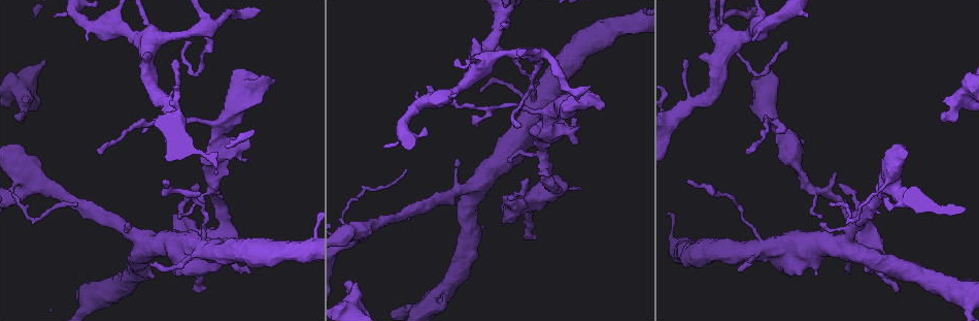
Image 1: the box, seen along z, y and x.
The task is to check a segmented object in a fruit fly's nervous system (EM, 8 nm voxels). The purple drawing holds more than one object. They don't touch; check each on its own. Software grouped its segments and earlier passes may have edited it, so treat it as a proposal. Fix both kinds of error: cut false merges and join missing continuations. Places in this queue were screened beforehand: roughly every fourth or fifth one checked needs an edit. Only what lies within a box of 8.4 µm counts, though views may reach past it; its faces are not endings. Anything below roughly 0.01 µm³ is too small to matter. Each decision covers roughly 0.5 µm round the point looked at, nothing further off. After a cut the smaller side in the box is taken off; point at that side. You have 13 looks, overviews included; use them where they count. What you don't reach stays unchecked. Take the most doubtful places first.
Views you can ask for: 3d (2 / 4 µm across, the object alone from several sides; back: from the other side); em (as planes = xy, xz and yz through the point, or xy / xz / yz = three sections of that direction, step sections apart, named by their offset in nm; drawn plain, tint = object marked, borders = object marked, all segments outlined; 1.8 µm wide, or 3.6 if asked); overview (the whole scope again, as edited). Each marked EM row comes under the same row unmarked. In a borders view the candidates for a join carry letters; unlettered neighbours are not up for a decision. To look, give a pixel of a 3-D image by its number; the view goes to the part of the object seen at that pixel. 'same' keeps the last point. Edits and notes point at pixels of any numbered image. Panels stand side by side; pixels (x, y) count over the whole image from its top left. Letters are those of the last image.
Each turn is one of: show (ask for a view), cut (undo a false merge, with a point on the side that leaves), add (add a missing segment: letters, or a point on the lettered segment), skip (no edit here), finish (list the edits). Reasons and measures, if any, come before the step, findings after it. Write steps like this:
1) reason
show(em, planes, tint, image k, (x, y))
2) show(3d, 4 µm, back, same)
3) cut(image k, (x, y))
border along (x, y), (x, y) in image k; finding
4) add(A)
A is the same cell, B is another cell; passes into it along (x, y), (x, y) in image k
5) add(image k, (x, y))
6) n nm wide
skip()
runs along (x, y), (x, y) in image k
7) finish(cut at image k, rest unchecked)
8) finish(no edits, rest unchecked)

stops while still wide
show(3d, 2 µm, back, image 1, (944, 115))

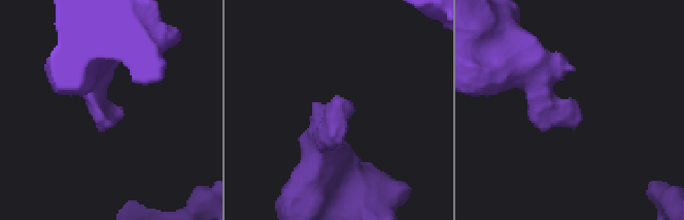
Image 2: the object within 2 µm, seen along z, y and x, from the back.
shape alone is not enough
show(em, planes, borders, image 2, (569, 111))

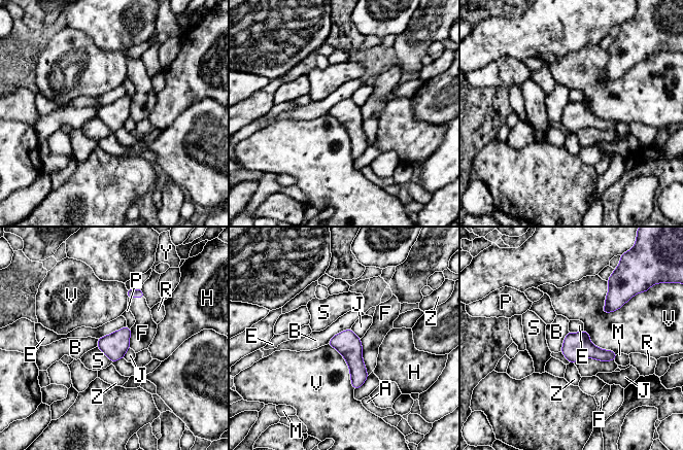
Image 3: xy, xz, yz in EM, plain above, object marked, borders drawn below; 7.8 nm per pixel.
add(image 3, (374, 337))
F is the same cell, A, B, E, H, J, M, P, R, S, V, Y and Z are other cells; it goes on there

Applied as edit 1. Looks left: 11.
sharp bend
show(3d, 2 µm, back, image 1, (517, 206))

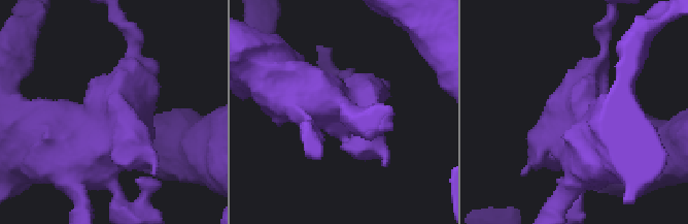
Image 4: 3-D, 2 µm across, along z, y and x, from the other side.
show(em, xy, step 16, borders, image 4, (110, 132))

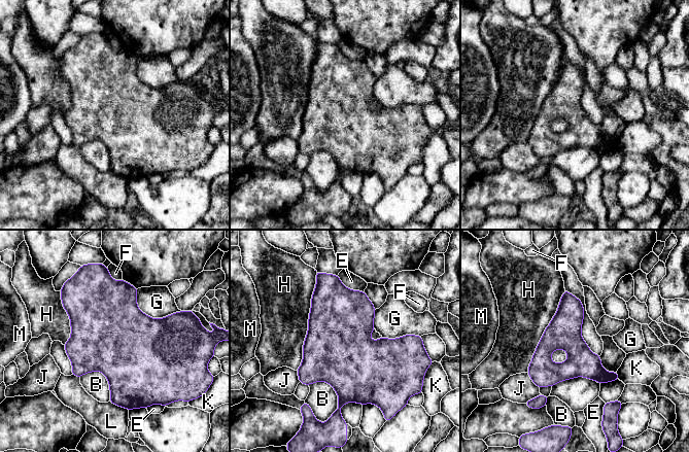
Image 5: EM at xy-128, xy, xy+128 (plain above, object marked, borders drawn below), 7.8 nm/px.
skip()
B, E, F, G, H, J, K, L and M are other cells; border along (337, 275), (347, 287), (364, 291) in image 5; all the same neuron

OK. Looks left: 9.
sharp bend
show(em, planes, borders, image 1, (477, 64))

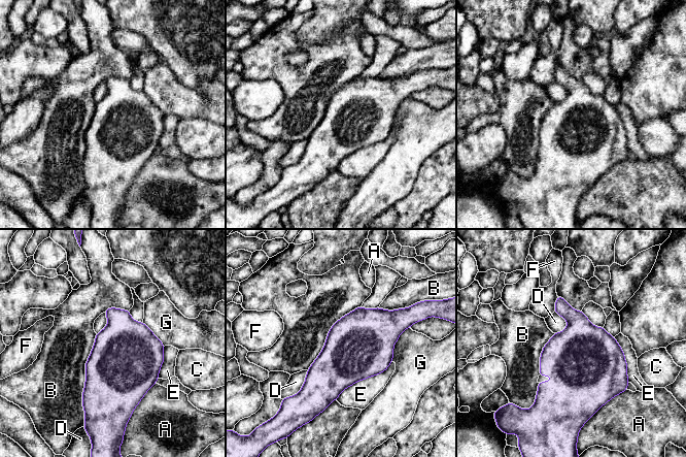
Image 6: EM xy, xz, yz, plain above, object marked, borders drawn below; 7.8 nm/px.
skip()
A, B, C, D, E, F and G are other cells; border along (554, 311), (567, 322), (557, 333) in image 6; one neuron here

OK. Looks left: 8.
thick turns thin
show(3d, 4 µm, image 1, (190, 253))

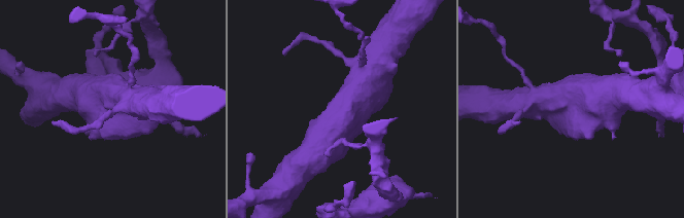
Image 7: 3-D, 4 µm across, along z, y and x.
shape alone is not enough
show(em, 3.6 µm, planes, tint, image 7, (111, 103))

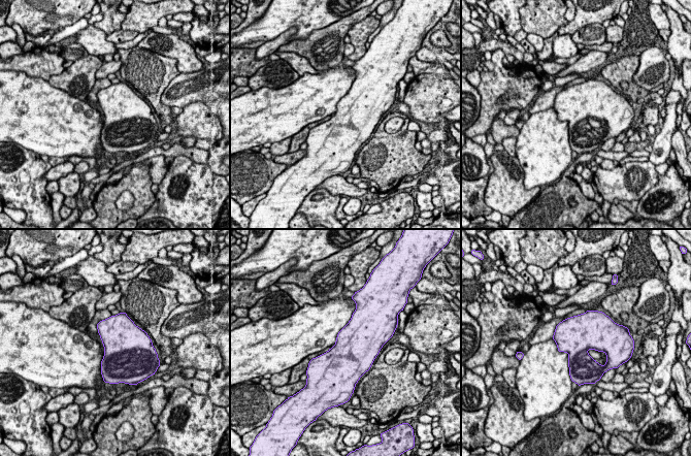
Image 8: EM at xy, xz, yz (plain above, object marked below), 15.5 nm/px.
what lies round it
show(em, 3.6 µm, planes, borders, same)

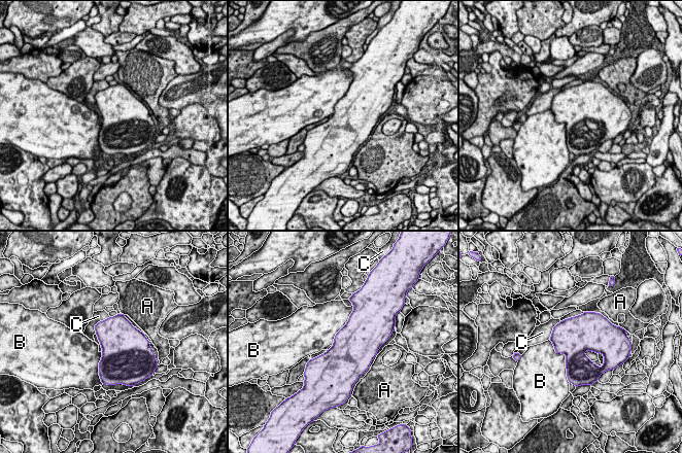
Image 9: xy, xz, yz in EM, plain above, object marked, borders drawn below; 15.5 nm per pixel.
skip()
A, B and C are other cells; border along (549, 339), (565, 355), (569, 381) in image 9; all the same neuron

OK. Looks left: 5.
thin end
show(em, yz, step 4, tint, image 1, (776, 131))

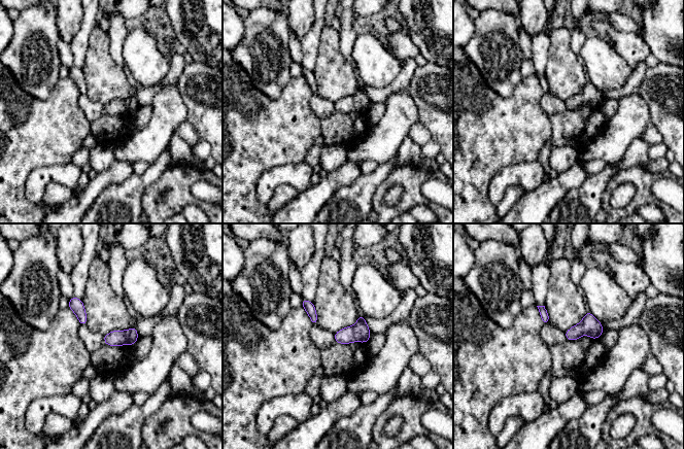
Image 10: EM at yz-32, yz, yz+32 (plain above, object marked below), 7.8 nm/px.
cut it another way
show(em, planes, borders, same)

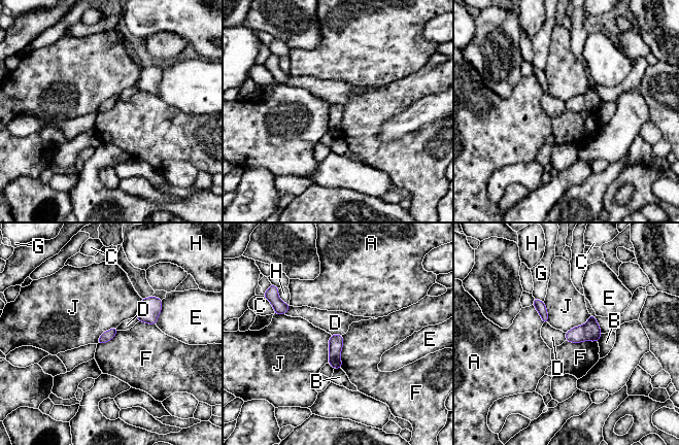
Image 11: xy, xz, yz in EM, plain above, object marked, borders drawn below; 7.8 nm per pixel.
skip()
A, B, C, D, E, F, G, H and J are other cells; no lettered segment goes on from it

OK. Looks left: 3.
finish(add at image 3, rest unchecked)

